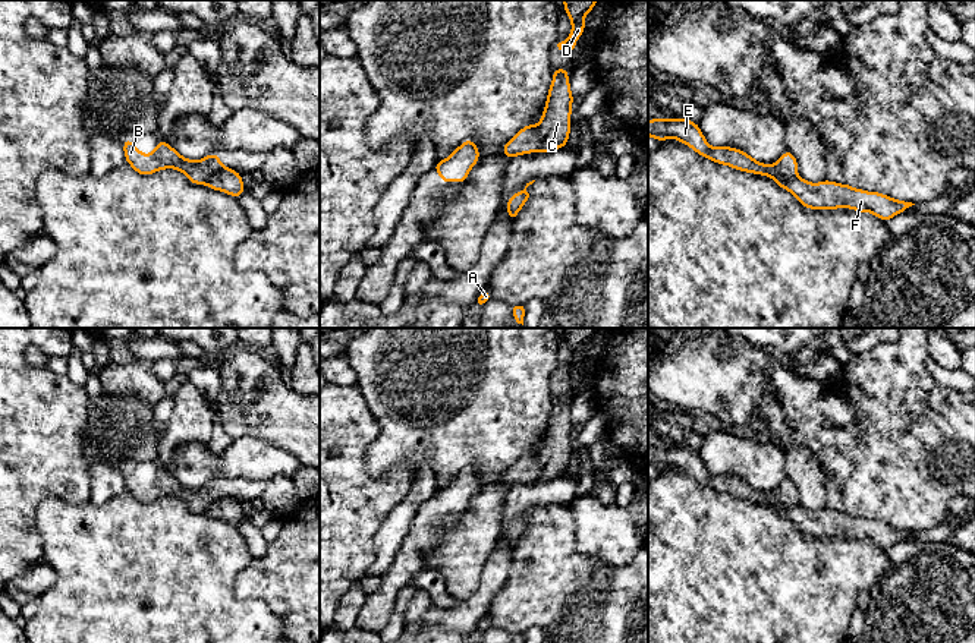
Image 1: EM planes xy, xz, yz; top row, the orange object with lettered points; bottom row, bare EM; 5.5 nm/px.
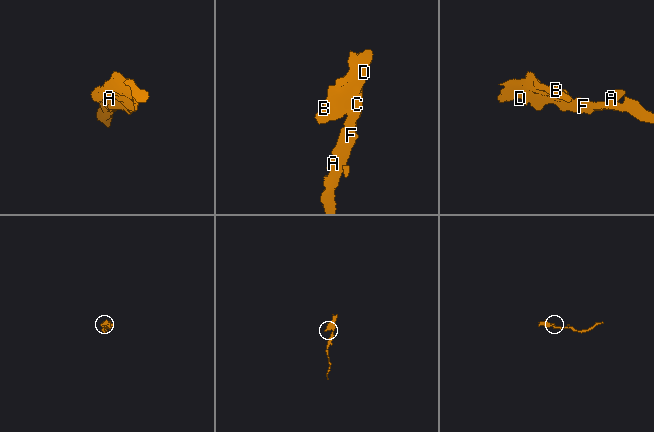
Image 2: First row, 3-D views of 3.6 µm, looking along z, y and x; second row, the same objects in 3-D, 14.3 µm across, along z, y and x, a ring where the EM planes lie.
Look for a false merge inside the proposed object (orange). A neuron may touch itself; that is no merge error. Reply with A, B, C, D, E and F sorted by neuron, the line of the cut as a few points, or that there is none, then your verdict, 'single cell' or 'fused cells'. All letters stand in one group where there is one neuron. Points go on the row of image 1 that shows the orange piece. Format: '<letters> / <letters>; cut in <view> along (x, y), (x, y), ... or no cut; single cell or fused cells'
A C F / B D E; cut in yz along (769, 175), (779, 173), (786, 177), (796, 177); fused cells

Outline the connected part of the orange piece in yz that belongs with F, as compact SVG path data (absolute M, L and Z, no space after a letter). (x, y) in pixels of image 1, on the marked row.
M776 173L768 177L795 195L805 208L811 209L852 208L858 212L868 211L887 223L899 212L905 212L909 207L915 205L878 192L855 189L847 183L839 185L831 180L811 183L801 177L786 179Z

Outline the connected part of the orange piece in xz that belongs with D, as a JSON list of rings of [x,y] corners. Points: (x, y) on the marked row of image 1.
[[[563,0],[564,10],[572,22],[572,32],[567,37],[567,50],[572,54],[576,40],[584,34],[585,15],[594,9],[598,0]]]

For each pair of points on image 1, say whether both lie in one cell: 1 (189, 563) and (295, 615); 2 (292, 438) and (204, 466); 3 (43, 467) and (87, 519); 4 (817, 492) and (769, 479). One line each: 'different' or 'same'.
1: different
2: different
3: different
4: different

